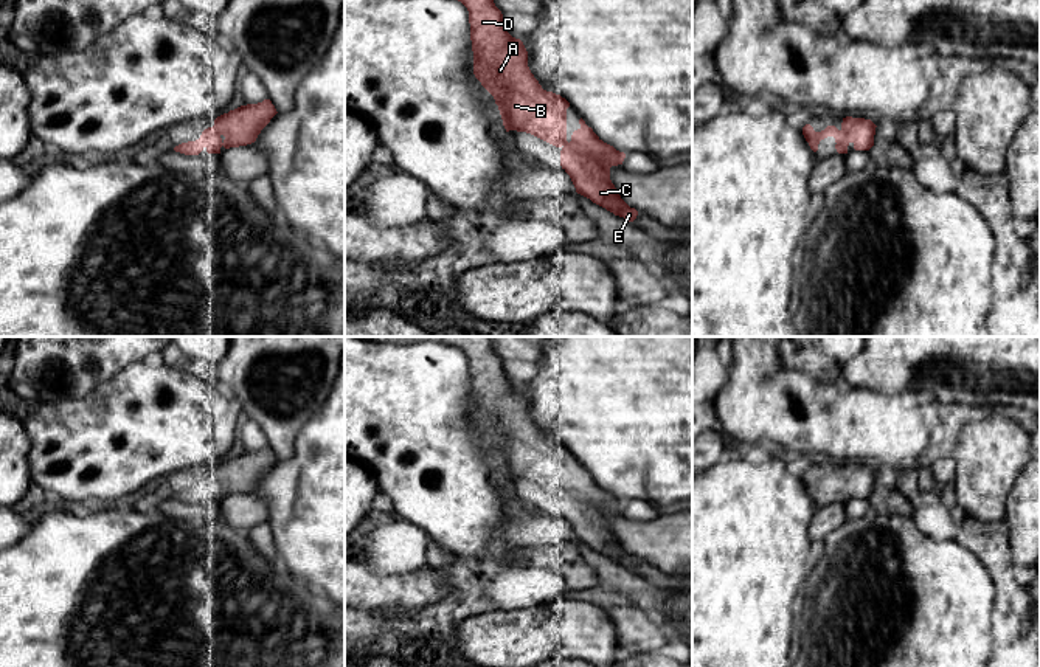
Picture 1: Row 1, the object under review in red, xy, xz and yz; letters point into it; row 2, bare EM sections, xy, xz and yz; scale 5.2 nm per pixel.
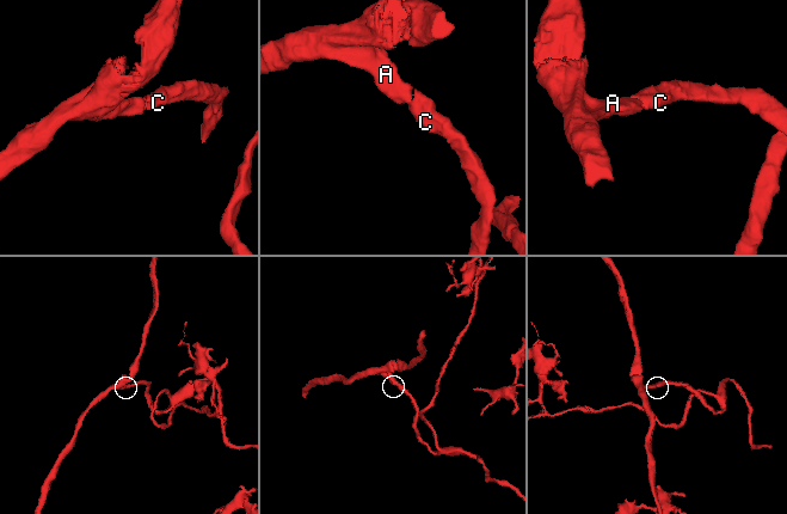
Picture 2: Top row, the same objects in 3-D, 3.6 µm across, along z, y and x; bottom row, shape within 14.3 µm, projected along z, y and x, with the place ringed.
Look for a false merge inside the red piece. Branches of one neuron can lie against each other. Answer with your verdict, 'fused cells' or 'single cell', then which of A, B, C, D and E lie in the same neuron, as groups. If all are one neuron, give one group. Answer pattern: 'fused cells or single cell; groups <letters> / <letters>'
single cell; groups A B C D E

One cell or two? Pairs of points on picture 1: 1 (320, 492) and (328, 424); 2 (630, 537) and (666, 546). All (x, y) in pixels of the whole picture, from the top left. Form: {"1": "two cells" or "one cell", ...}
{"1": "one cell", "2": "one cell"}

